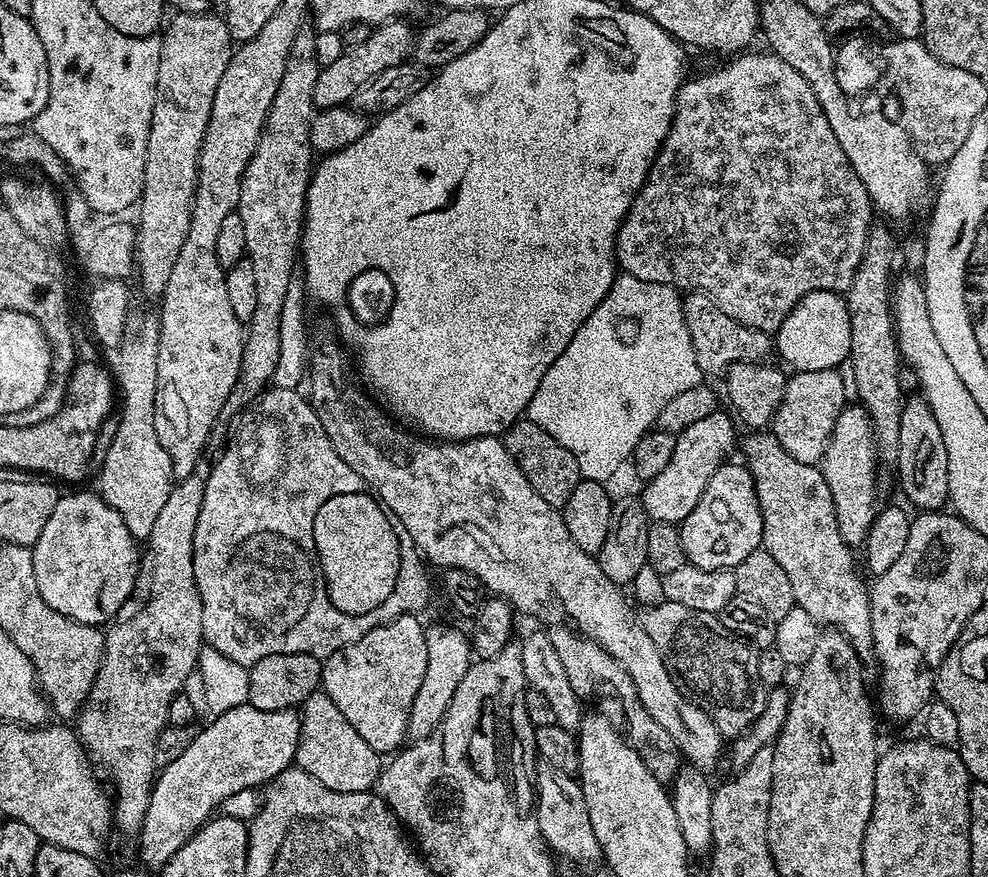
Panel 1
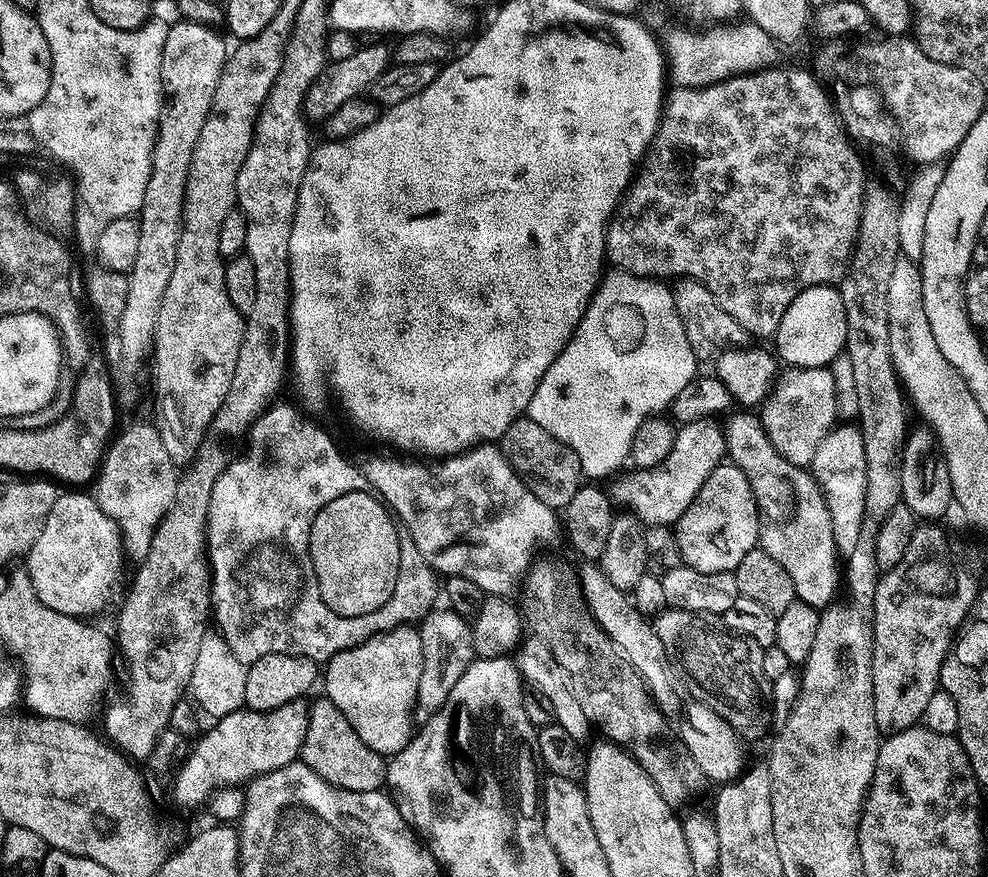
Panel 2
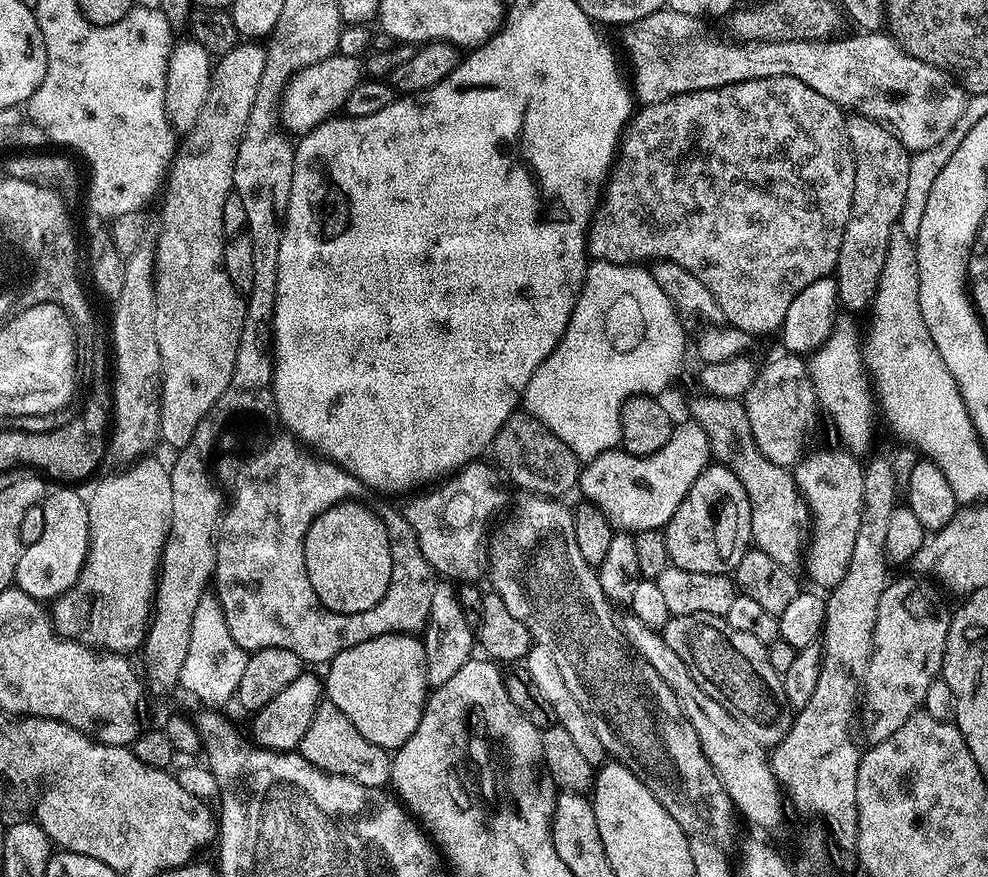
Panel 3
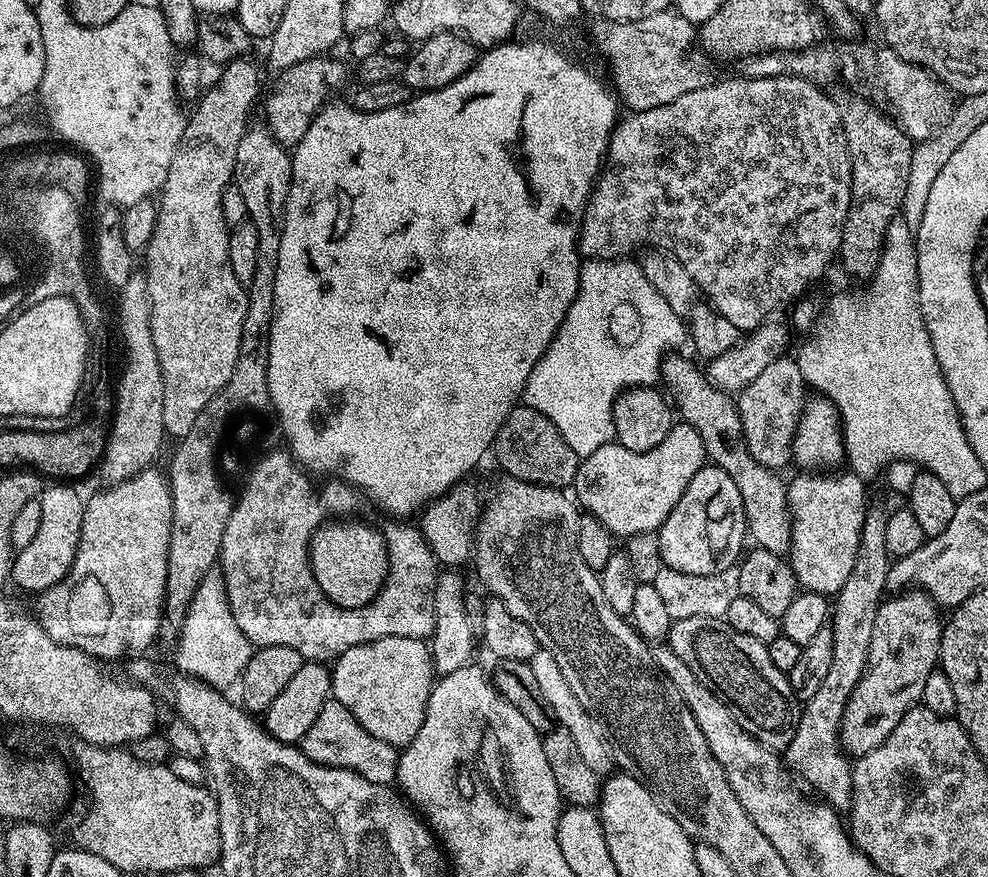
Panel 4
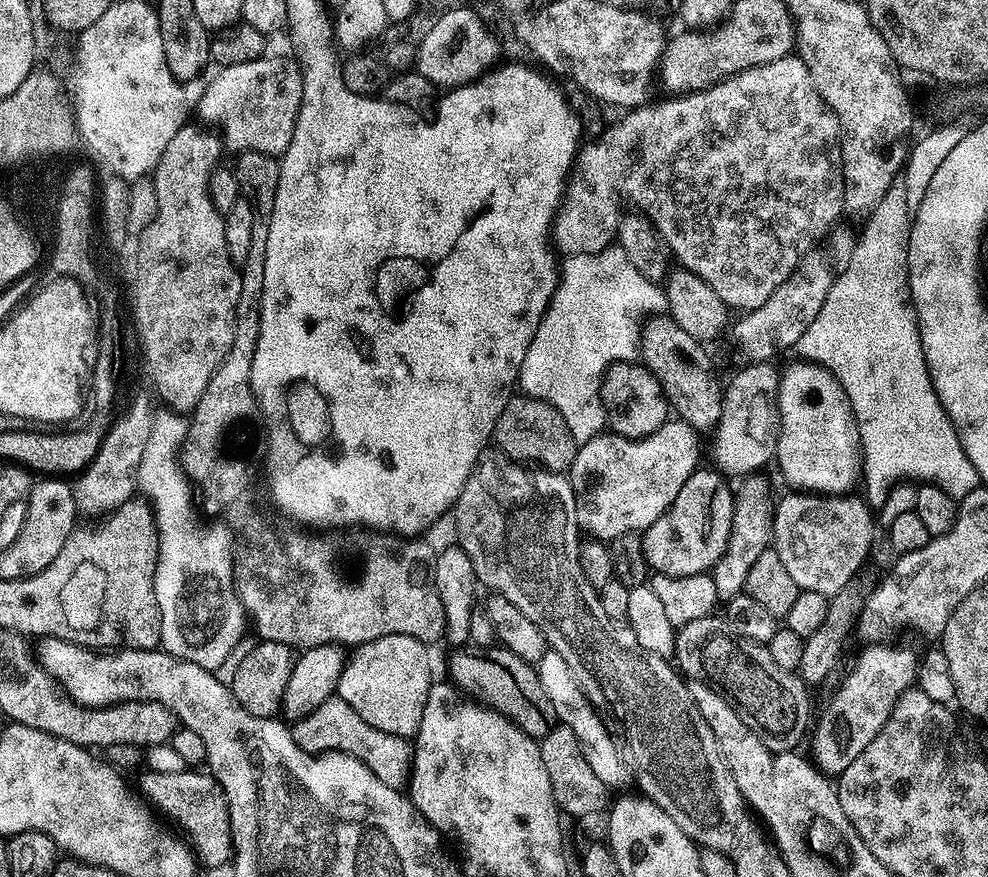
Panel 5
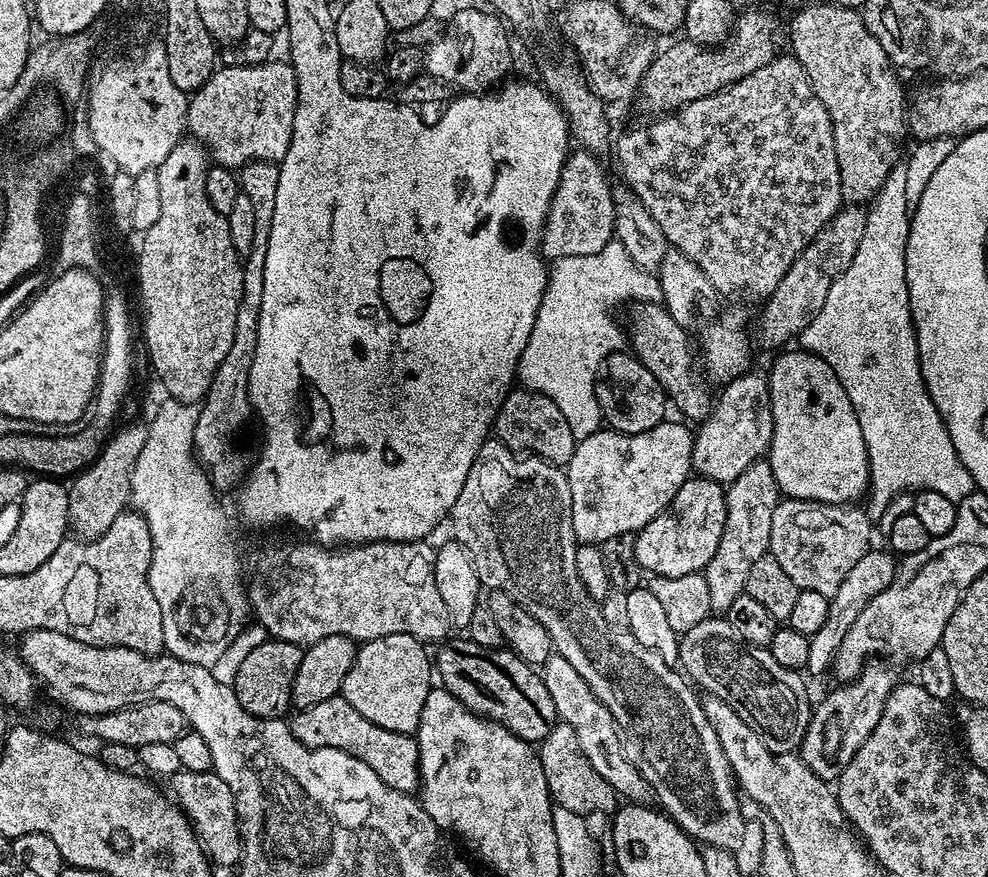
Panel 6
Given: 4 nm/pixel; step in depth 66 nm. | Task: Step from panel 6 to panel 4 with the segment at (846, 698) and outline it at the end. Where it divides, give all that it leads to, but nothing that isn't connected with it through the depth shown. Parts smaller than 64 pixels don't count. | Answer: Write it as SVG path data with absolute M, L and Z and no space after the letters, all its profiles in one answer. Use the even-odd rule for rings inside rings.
M900 590L881 600L880 609L876 612L876 617L874 618L874 634L870 638L868 661L866 662L864 673L858 682L858 686L852 691L850 698L846 702L846 710L842 714L842 722L840 723L840 746L849 757L859 758L866 755L870 750L877 748L888 737L890 730L894 730L894 726L898 726L898 722L902 720L905 714L921 703L922 690L926 686L926 678L930 678L930 674L937 671L938 661L940 659L940 633L942 631L942 616L940 620L940 615L942 615L941 609L928 597L927 592Z

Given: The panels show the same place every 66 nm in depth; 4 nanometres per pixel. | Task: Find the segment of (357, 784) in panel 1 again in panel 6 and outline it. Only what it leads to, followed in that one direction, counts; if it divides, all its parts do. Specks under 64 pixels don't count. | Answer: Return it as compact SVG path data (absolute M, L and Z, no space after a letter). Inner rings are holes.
M337 694L318 702L309 708L301 708L290 720L292 736L298 738L306 747L333 748L342 750L347 756L358 758L386 782L399 792L415 793L421 787L420 779L420 747L409 733L386 730L370 722L370 718L362 718L350 702L344 700L343 695Z

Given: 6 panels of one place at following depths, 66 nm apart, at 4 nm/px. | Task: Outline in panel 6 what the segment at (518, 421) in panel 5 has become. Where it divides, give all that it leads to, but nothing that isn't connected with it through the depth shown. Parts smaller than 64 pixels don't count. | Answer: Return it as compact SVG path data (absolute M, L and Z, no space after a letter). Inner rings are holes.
M524 386L513 387L508 397L500 401L500 411L494 416L494 432L513 449L540 448L536 449L540 459L557 466L568 465L578 443L575 434L570 430L570 422L566 422L566 414L562 414L562 410L554 406L552 399Z

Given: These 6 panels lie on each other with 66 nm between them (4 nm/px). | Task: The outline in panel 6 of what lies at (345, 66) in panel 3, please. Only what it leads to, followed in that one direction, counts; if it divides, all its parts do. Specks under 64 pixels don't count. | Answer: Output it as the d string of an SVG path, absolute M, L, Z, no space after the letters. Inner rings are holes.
M273 59L266 64L249 64L247 66L239 66L240 68L224 68L217 67L211 78L206 81L201 88L197 88L191 93L190 99L186 105L186 128L189 128L191 139L204 145L205 149L210 153L211 159L217 165L233 170L238 170L250 160L266 160L269 162L279 162L284 159L286 150L290 146L290 138L292 137L292 127L294 126L294 114L296 113L296 75L292 69L291 63Z

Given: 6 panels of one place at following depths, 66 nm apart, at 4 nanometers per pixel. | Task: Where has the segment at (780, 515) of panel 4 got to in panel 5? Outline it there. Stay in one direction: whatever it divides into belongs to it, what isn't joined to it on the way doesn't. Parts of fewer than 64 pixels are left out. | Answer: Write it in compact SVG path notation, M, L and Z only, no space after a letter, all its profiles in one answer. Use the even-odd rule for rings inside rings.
M664 318L642 336L642 364L658 378L664 396L668 399L668 407L679 419L688 423L698 434L711 433L720 423L723 414L724 388L722 380L716 377L712 369L709 350L703 343L690 337L671 318Z

